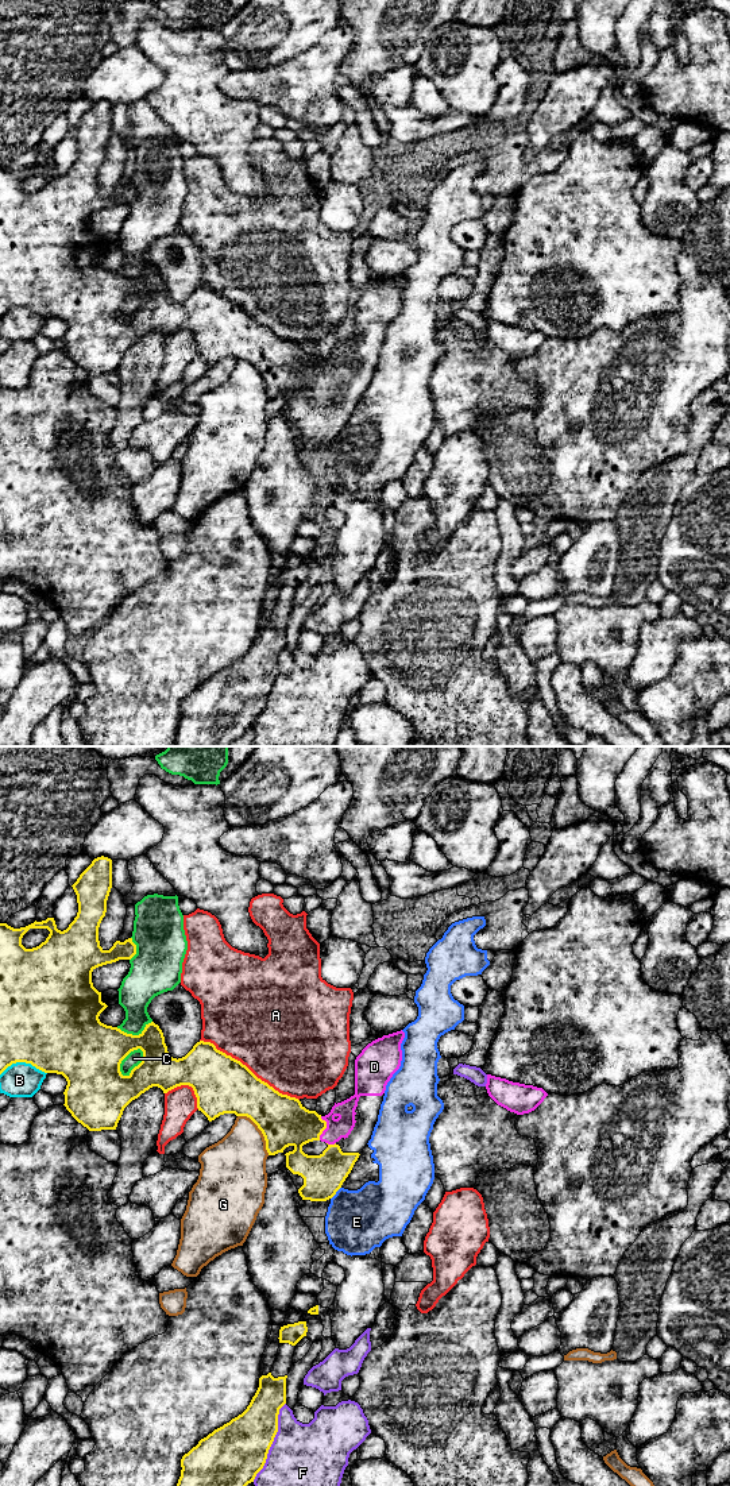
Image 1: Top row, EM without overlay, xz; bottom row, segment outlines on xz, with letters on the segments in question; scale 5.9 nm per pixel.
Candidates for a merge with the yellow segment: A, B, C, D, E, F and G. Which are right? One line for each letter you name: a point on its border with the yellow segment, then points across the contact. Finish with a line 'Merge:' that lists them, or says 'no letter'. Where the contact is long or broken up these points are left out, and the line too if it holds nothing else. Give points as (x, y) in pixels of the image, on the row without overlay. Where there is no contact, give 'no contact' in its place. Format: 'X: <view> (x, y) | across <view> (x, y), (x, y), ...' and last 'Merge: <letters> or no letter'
D: xz (325, 371)
Merge: D

